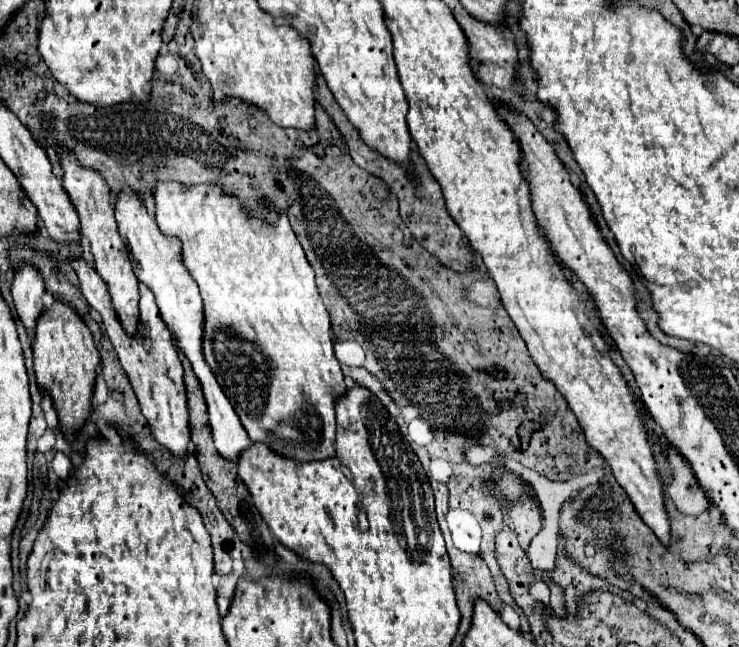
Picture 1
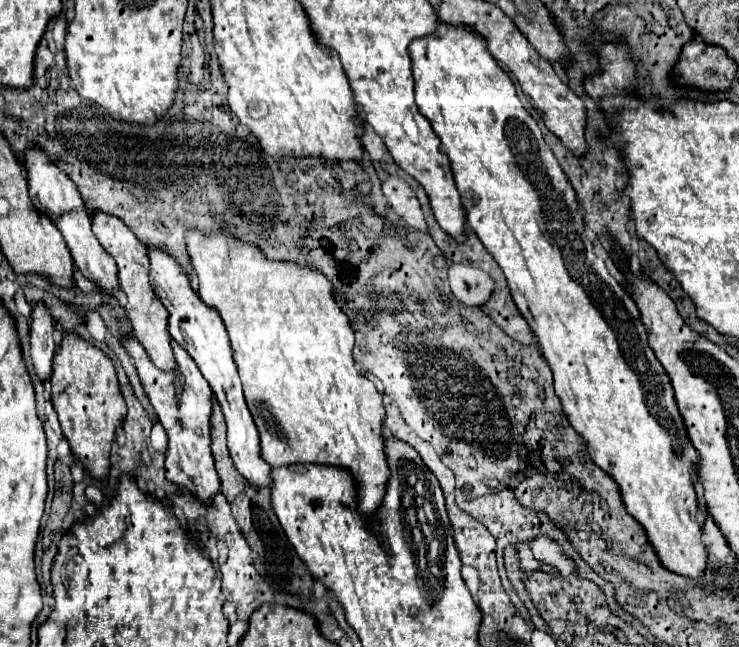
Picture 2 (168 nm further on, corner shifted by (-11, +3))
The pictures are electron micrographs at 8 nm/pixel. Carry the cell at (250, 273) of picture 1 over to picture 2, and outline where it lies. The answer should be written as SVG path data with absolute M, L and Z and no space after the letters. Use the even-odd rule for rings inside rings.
M196 228L186 232L186 242L188 242L188 254L194 266L194 272L200 280L200 298L204 304L208 304L210 308L214 308L232 342L232 350L234 350L234 360L242 378L242 386L244 386L244 396L246 396L246 404L252 412L252 418L256 422L258 434L260 434L260 456L262 460L266 460L272 468L280 468L280 466L290 466L290 464L322 464L322 466L336 466L336 468L346 468L352 478L354 478L354 486L356 486L356 500L358 500L358 510L364 518L374 518L382 498L386 494L386 482L390 480L390 470L388 470L388 460L384 454L384 420L386 420L386 412L384 412L384 404L382 404L382 396L378 394L378 390L374 388L374 384L356 370L354 364L354 356L352 356L352 348L354 348L354 332L352 326L348 322L348 316L342 312L342 308L336 304L334 296L332 296L332 284L328 282L328 278L324 274L320 274L320 270L316 268L302 268L296 266L292 262L276 262L276 260L268 260L262 252L258 252L258 248L252 248L252 244L244 244L236 238L230 238L226 232L224 234L212 234L212 236L204 236L202 232L198 232Z

